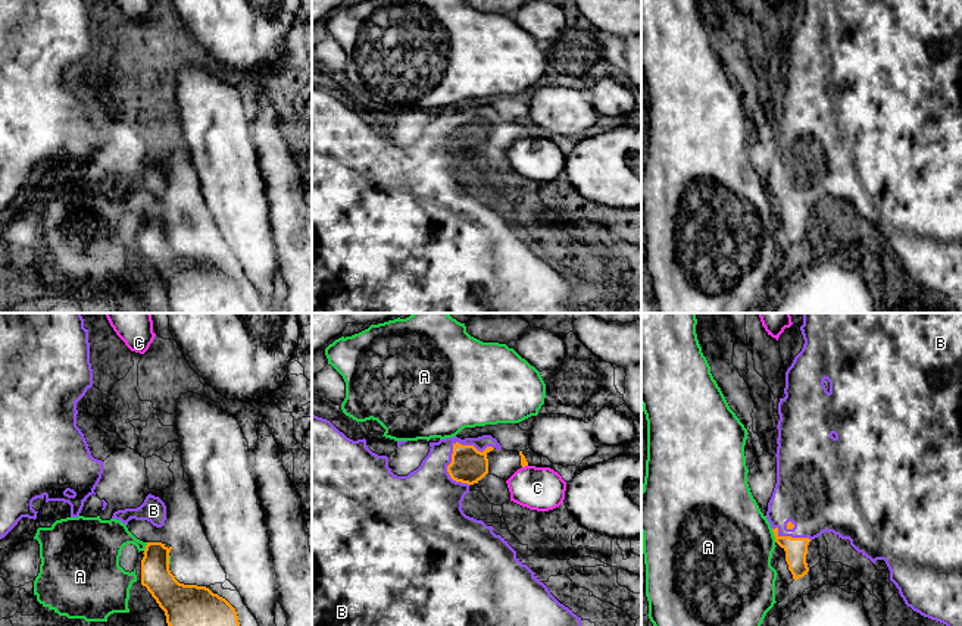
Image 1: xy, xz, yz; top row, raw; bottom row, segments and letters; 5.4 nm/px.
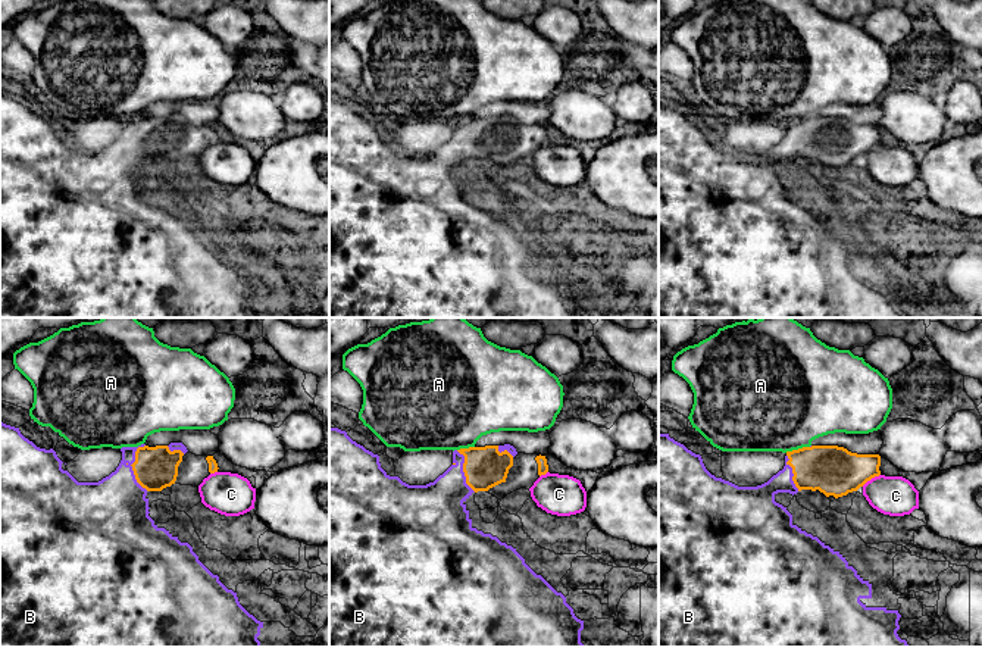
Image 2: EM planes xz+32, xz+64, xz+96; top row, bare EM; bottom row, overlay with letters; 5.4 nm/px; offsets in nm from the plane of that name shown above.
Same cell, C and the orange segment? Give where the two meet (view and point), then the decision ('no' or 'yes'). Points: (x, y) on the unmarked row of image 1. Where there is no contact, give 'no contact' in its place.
contact xz (524, 137); no

